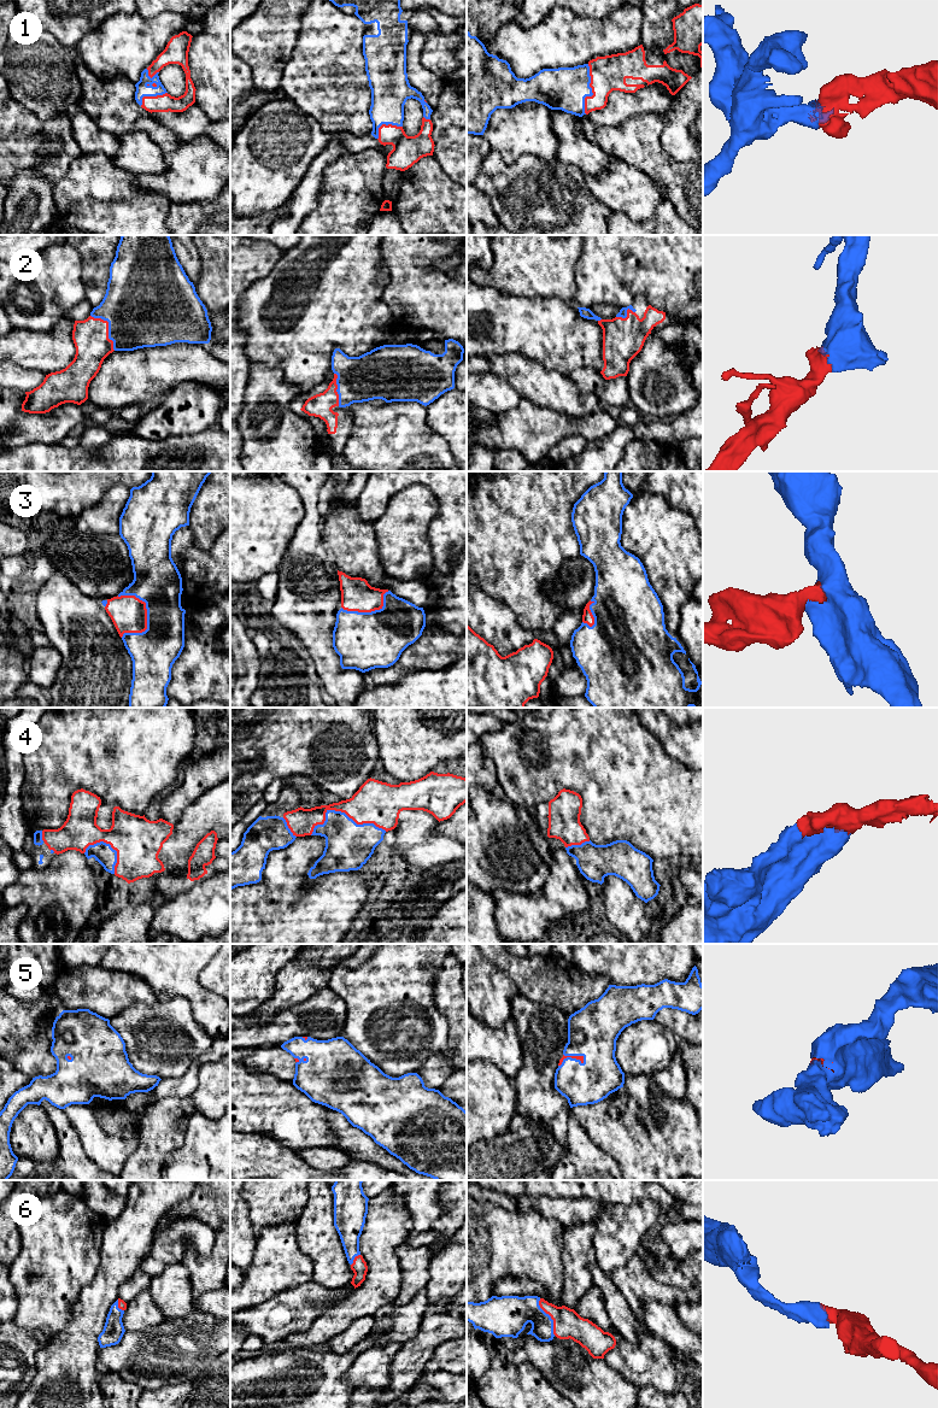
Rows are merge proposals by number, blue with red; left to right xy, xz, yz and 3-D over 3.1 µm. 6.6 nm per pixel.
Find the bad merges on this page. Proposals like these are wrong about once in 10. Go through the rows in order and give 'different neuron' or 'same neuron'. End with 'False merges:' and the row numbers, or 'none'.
1: same neuron
2: same neuron
3: same neuron
4: same neuron
5: same neuron
6: same neuron
False merges: none

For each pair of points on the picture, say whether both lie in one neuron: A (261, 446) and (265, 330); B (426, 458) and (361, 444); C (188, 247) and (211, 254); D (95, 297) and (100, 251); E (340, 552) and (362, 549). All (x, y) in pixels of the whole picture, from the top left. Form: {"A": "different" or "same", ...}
{"A": "different", "B": "same", "C": "different", "D": "same", "E": "same"}

